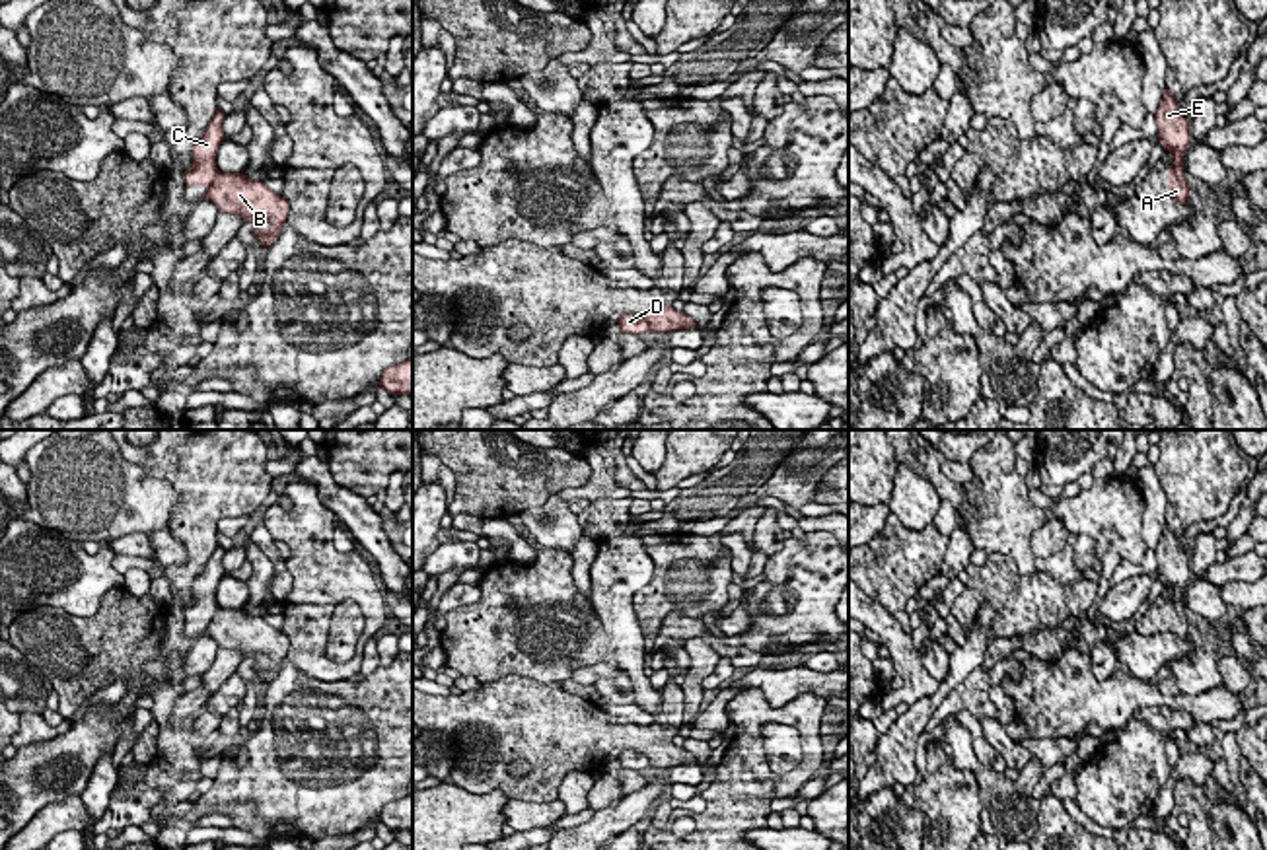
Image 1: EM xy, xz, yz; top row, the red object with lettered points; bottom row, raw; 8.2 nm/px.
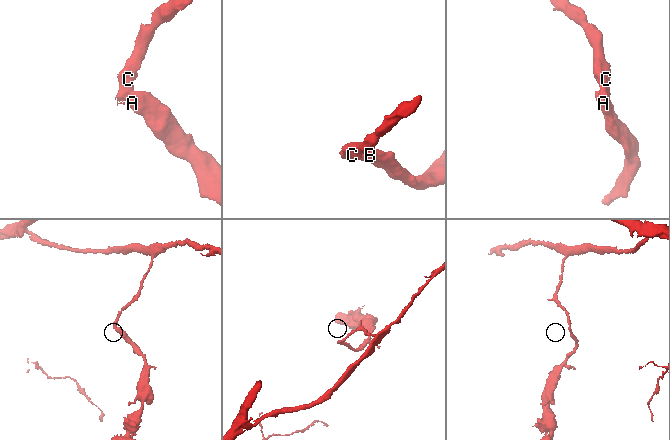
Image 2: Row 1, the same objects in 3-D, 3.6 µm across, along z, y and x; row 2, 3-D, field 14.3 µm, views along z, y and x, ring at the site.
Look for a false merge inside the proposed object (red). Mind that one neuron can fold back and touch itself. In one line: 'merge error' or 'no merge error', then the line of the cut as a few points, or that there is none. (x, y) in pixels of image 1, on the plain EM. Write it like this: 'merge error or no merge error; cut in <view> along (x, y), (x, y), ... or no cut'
merge error; cut in xy along (218, 607), (209, 623)

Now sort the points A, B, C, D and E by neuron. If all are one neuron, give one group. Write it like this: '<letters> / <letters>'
A B / C D E

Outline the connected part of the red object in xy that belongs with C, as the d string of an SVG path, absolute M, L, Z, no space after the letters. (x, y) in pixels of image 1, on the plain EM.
M216 545L216 550L206 562L206 568L193 582L193 603L185 607L187 620L210 622L218 611L216 587L218 582L226 576L222 566L222 556L226 549Z

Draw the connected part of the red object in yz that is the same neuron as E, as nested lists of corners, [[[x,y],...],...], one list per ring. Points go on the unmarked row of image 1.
[[[1166,525],[1156,547],[1158,576],[1174,593],[1172,603],[1183,615],[1183,591],[1189,585],[1191,562],[1181,550],[1176,533]]]

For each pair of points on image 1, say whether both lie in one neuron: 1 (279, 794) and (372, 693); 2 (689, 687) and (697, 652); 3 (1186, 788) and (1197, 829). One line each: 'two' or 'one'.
1: one
2: one
3: one

